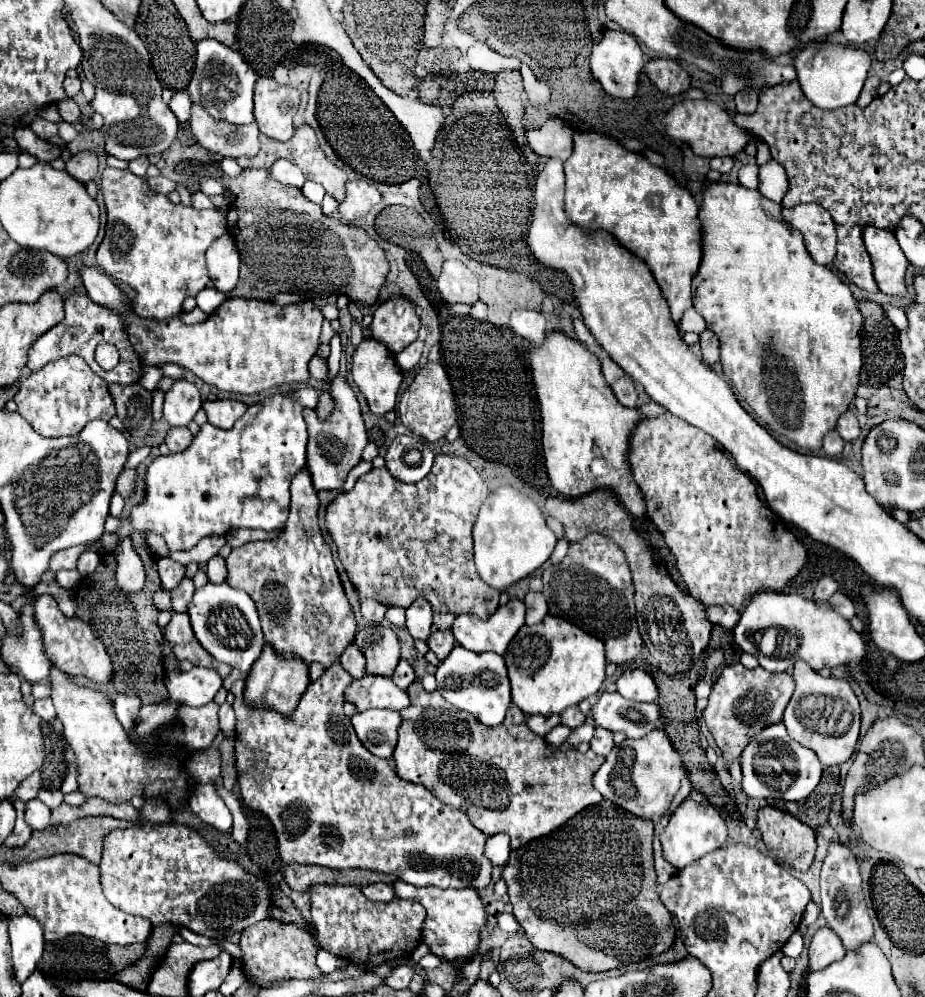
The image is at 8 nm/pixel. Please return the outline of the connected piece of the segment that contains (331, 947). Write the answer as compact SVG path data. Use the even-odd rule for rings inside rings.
M315 884L309 888L311 916L317 930L319 946L331 954L349 958L353 964L371 972L375 966L399 960L411 954L421 944L421 924L425 908L413 900L371 902L357 886Z

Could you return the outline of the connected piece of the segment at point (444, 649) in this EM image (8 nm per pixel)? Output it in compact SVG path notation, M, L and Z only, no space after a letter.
M433 632L427 640L429 648L435 652L435 656L439 660L445 660L449 656L449 652L455 648L455 640L453 640L453 634L451 632Z

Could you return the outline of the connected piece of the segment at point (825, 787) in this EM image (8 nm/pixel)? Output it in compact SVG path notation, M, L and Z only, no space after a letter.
M825 768L823 778L815 792L799 802L799 820L809 824L811 828L819 828L827 822L827 814L831 810L831 800L837 792L839 768Z

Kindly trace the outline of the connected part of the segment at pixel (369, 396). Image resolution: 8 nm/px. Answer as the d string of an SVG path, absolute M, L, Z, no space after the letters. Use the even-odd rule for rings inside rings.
M367 338L359 344L359 348L353 354L353 368L351 368L351 376L357 384L357 388L361 390L361 394L365 396L369 408L373 414L383 416L389 410L395 408L395 400L397 400L397 390L401 386L403 374L395 364L393 354L385 348L385 344L377 342L375 338Z

